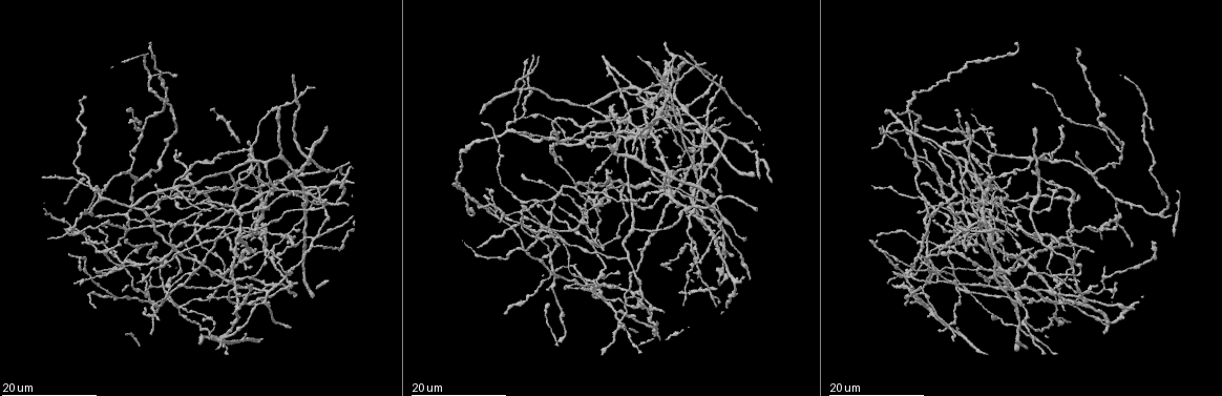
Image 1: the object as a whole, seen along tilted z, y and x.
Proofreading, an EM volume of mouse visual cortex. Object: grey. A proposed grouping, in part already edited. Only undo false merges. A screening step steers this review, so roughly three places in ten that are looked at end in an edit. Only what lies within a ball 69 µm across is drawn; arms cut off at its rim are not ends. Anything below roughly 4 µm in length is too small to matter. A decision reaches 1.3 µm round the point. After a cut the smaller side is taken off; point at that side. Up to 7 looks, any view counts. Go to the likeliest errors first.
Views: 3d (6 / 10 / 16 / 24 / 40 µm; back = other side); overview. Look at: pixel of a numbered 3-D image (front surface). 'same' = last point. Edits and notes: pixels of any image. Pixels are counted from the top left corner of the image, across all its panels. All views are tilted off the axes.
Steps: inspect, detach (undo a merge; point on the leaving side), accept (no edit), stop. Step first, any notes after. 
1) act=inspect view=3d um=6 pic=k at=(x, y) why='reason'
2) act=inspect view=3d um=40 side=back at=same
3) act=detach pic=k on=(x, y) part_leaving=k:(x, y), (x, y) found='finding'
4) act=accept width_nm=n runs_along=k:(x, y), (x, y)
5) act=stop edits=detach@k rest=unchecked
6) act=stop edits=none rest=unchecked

act=inspect view=3d um=24 pic=1 at=(165, 291)

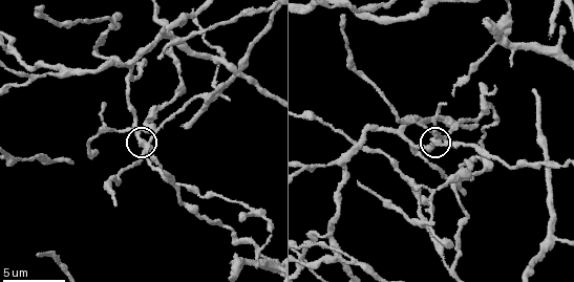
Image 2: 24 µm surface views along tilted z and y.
act=inspect view=3d um=10 pic=2 at=(438, 145)

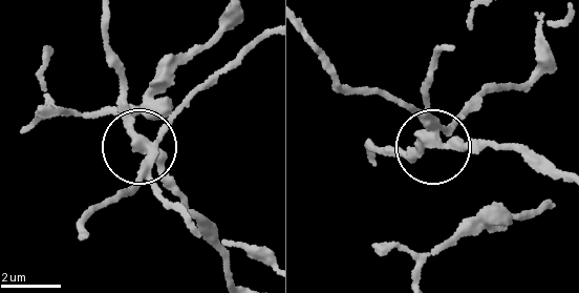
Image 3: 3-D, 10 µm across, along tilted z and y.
act=accept runs_along=3:(107, 23), (124, 105), (162, 197) found='all the same cell'

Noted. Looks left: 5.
act=inspect view=3d um=10 pic=2 at=(341, 251) why='three arms meet'

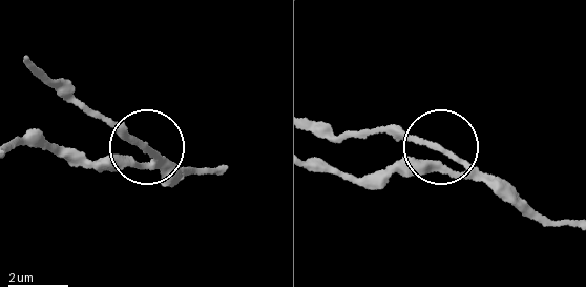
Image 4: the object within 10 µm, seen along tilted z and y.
act=accept side_arm_um=14 arms=3 found='one cell here'

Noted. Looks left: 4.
act=inspect view=3d um=16 pic=2 at=(177, 41) why='four arms meet'

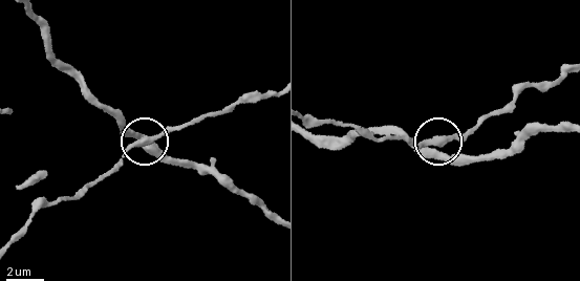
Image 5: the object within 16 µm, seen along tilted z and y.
act=accept side_arm_um=42 arms=4 found='all the same cell'

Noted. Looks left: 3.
act=inspect view=3d um=16 pic=1 at=(521, 116) why='three-way junction'

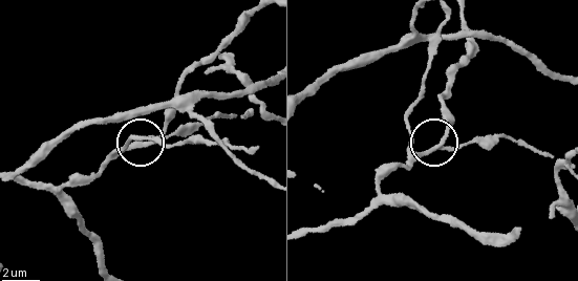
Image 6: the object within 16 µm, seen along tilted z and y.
act=inspect view=3d um=6 pic=6 at=(146, 140)

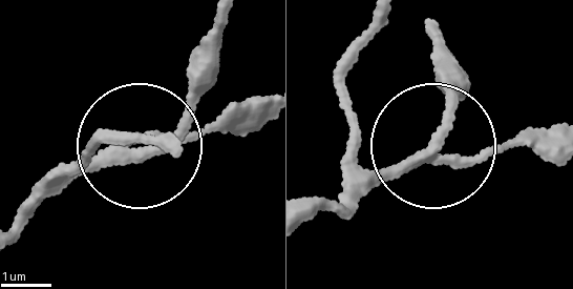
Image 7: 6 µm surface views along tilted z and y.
act=accept runs_along=7:(311, 217), (351, 208), (428, 155), (464, 160), (554, 139) found='all the same cell'

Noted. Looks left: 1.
act=stop edits=none rest=unchecked

